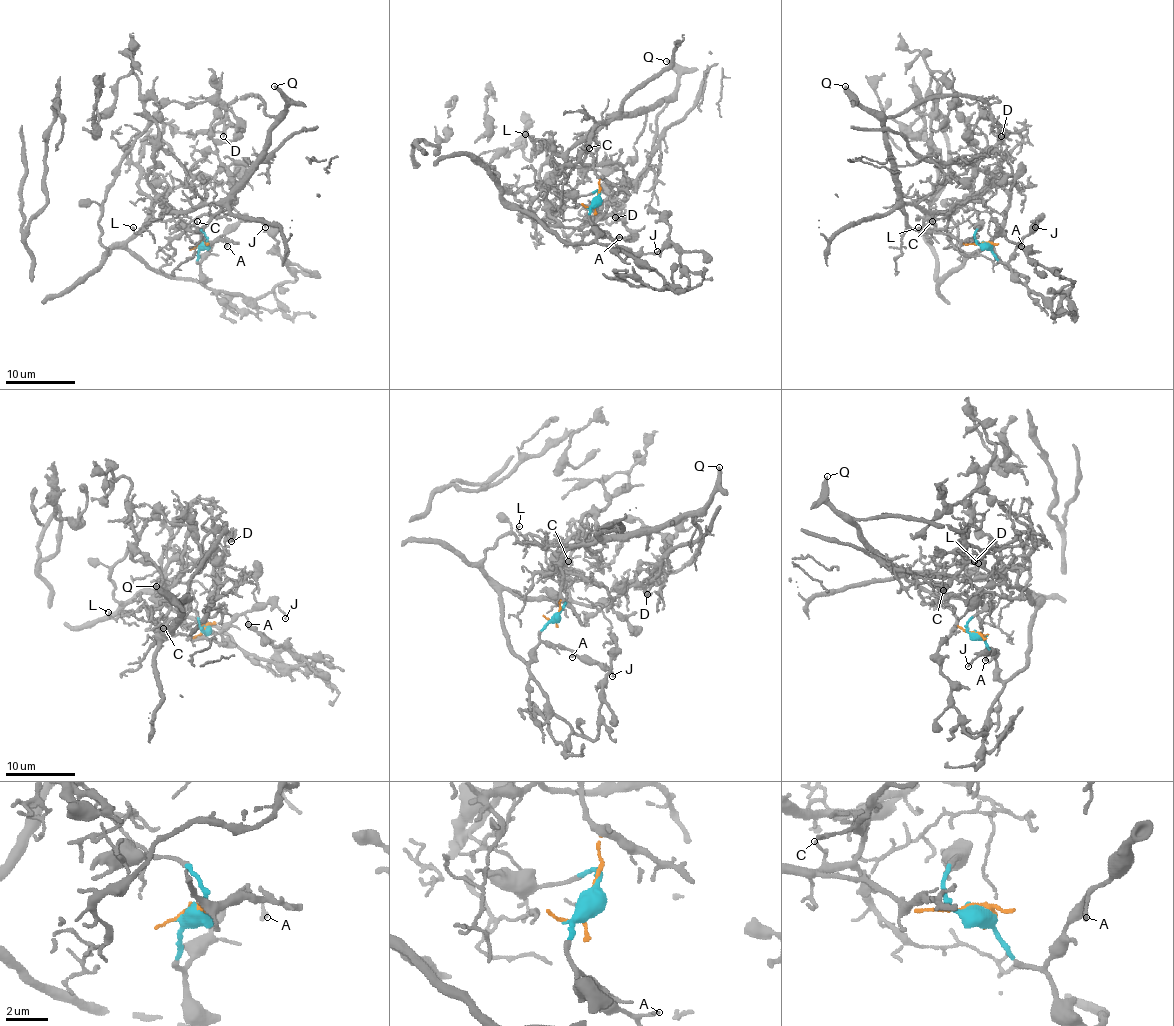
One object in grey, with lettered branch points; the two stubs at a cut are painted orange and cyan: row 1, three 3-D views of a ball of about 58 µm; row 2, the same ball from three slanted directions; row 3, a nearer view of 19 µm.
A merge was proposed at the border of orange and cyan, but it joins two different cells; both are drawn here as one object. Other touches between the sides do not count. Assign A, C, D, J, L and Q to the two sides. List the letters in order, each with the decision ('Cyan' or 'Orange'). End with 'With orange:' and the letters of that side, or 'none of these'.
A: Cyan
C: Orange
D: Orange
J: Cyan
L: Orange
Q: Orange
With orange: C, D, L, Q

